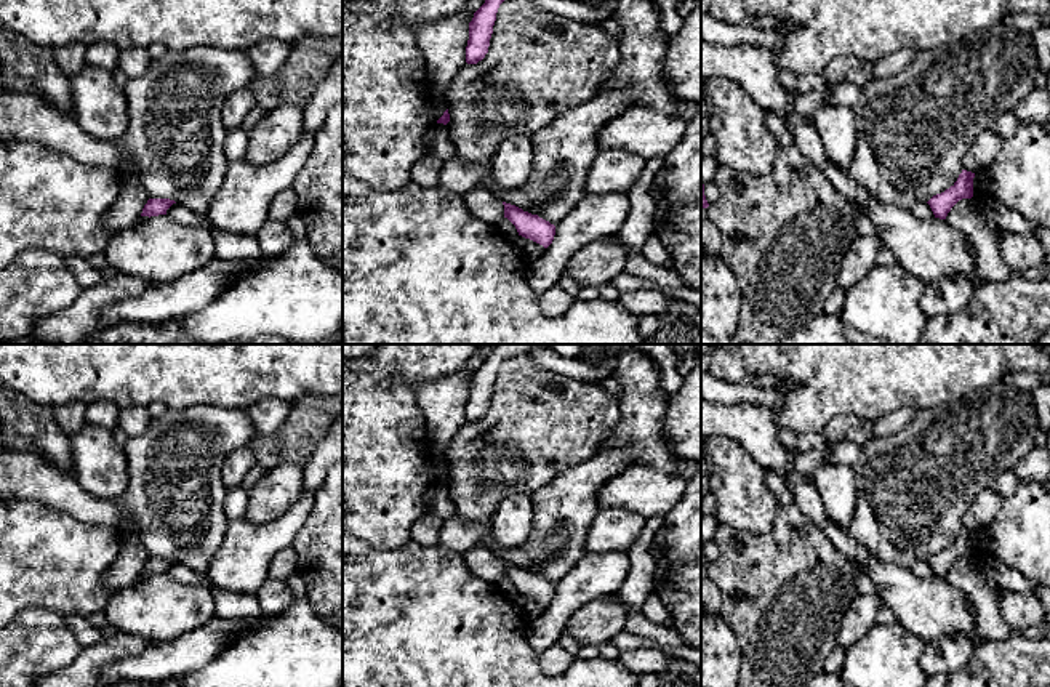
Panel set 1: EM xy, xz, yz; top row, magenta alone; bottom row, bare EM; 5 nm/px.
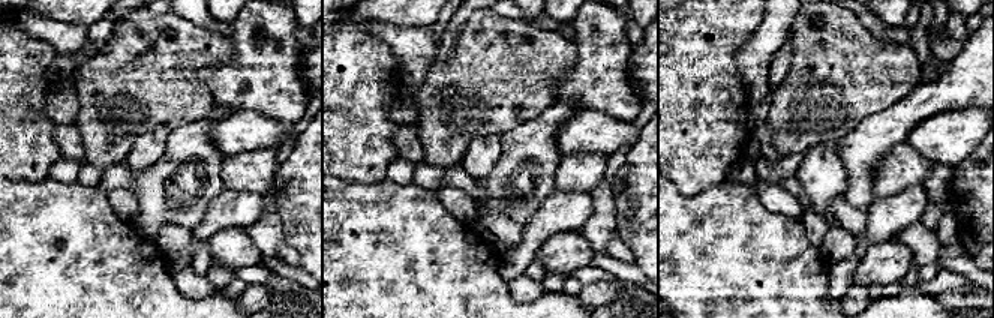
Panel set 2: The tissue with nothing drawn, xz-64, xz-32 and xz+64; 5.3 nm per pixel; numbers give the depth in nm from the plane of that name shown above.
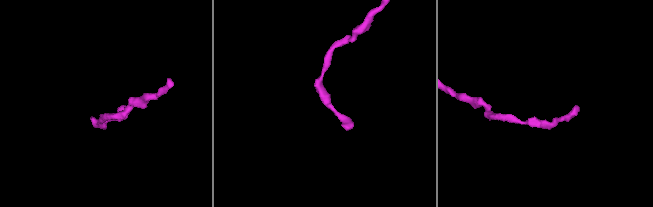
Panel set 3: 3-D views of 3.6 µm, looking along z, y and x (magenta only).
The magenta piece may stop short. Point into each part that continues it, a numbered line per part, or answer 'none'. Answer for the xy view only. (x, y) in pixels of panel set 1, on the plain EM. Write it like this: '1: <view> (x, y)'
none

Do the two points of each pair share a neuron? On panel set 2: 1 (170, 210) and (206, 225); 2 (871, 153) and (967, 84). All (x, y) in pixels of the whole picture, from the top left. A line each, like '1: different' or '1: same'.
1: different
2: same

